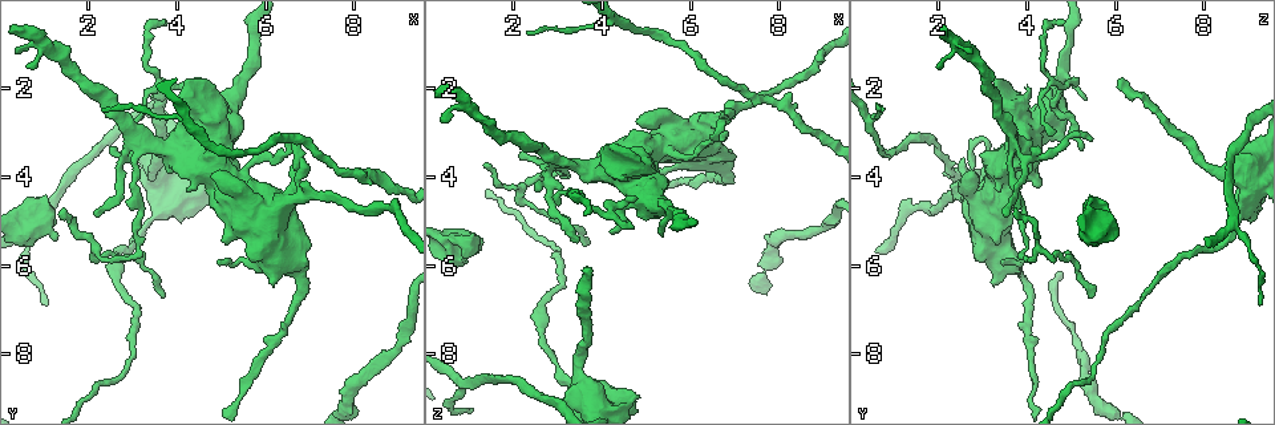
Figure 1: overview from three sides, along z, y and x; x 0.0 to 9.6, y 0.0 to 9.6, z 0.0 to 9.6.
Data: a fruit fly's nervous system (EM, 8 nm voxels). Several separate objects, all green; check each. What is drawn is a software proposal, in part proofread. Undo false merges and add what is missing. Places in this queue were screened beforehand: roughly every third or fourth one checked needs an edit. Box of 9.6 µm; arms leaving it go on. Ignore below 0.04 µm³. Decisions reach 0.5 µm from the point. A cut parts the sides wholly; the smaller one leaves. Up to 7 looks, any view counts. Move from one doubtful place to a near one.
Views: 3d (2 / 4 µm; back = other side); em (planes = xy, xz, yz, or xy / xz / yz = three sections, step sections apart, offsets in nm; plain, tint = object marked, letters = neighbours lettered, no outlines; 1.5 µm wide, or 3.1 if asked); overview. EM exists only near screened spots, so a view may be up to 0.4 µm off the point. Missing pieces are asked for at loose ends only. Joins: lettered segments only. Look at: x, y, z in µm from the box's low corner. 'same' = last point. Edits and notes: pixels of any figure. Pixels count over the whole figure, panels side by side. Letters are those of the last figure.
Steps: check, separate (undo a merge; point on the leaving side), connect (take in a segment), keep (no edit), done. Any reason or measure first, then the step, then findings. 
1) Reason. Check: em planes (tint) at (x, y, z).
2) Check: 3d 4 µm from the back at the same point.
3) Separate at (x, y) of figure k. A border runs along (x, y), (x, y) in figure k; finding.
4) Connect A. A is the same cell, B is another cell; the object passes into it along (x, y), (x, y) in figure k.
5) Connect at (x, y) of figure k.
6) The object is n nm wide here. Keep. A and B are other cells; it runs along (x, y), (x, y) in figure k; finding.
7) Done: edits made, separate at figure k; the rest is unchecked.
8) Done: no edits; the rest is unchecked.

End of a long branch. Check: em planes (letters) at (3.80, 1.85, 6.00).

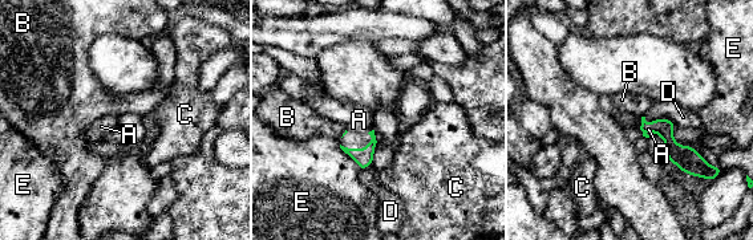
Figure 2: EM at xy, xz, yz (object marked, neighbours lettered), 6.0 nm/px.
The longest contact is with A, 220 nm. Connect A. A is the same cell, B, C, D and E are other cells; the object passes into it along (364, 157), (361, 149), (359, 120) in figure 2; it goes on there.

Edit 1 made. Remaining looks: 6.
Closes a loop. Check: em yz step 8 (tint) at (4.70, 2.55, 4.55).

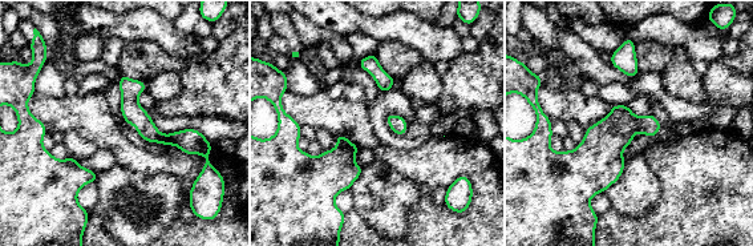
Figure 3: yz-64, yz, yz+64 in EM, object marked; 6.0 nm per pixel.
Check: em planes (letters) at the same point.

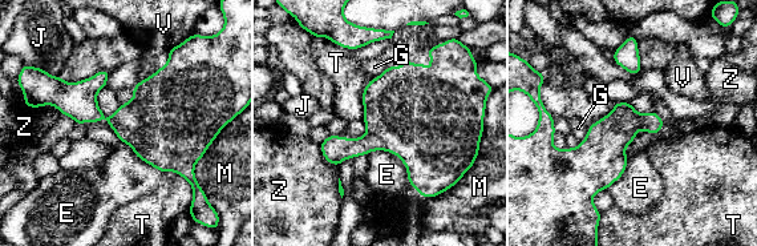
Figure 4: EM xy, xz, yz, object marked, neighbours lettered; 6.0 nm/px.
The object is 220 nm wide here. Keep. E, G, J, M, T, V and Z are other cells; a border runs along (365, 154), (392, 152), (408, 181) in figure 4; one neuron here.

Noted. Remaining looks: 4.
An open end. Check: em planes (tint) at (2.15, 4.85, 3.55).

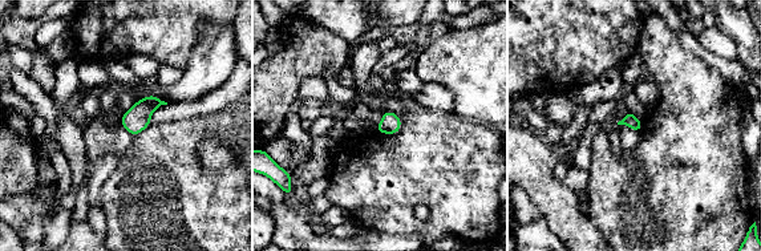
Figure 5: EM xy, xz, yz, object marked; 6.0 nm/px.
See the neighbours. Check: em planes (letters) at the same point.

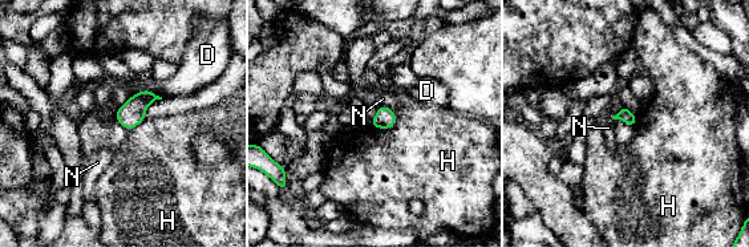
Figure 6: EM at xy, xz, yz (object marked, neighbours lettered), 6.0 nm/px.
Keep. D, H and N are other cells; a border runs along (393, 109), (392, 126), (372, 126) in figure 6; no lettered segment goes on from it.

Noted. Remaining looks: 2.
Done: edits made, connect at figure 2; the rest is unchecked.

